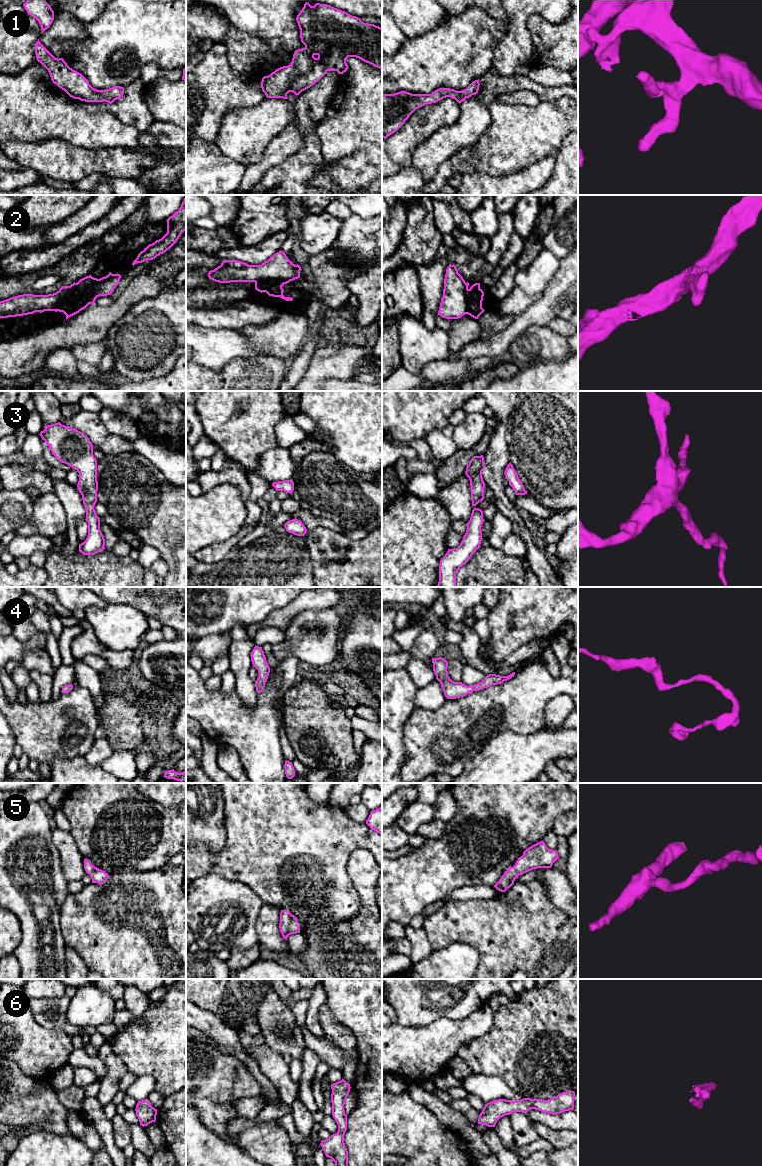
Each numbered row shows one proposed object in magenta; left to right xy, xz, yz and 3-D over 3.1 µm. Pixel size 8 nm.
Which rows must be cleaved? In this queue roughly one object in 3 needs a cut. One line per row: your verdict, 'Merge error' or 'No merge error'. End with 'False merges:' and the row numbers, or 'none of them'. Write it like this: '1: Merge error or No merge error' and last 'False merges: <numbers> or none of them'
1: No merge error
2: Merge error
3: No merge error
4: No merge error
5: No merge error
6: No merge error
False merges: 2

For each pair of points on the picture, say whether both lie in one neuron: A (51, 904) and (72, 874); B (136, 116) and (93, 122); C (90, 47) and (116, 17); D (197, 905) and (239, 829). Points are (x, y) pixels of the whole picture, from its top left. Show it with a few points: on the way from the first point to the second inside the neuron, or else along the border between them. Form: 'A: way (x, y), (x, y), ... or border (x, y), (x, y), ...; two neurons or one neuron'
A: border (59, 859), (63, 877), (68, 882); two neurons
B: border (111, 104), (115, 115), (138, 131); two neurons
C: way (97, 40), (113, 24); one neuron
D: border (196, 878), (216, 873), (225, 878), (237, 880); two neurons

